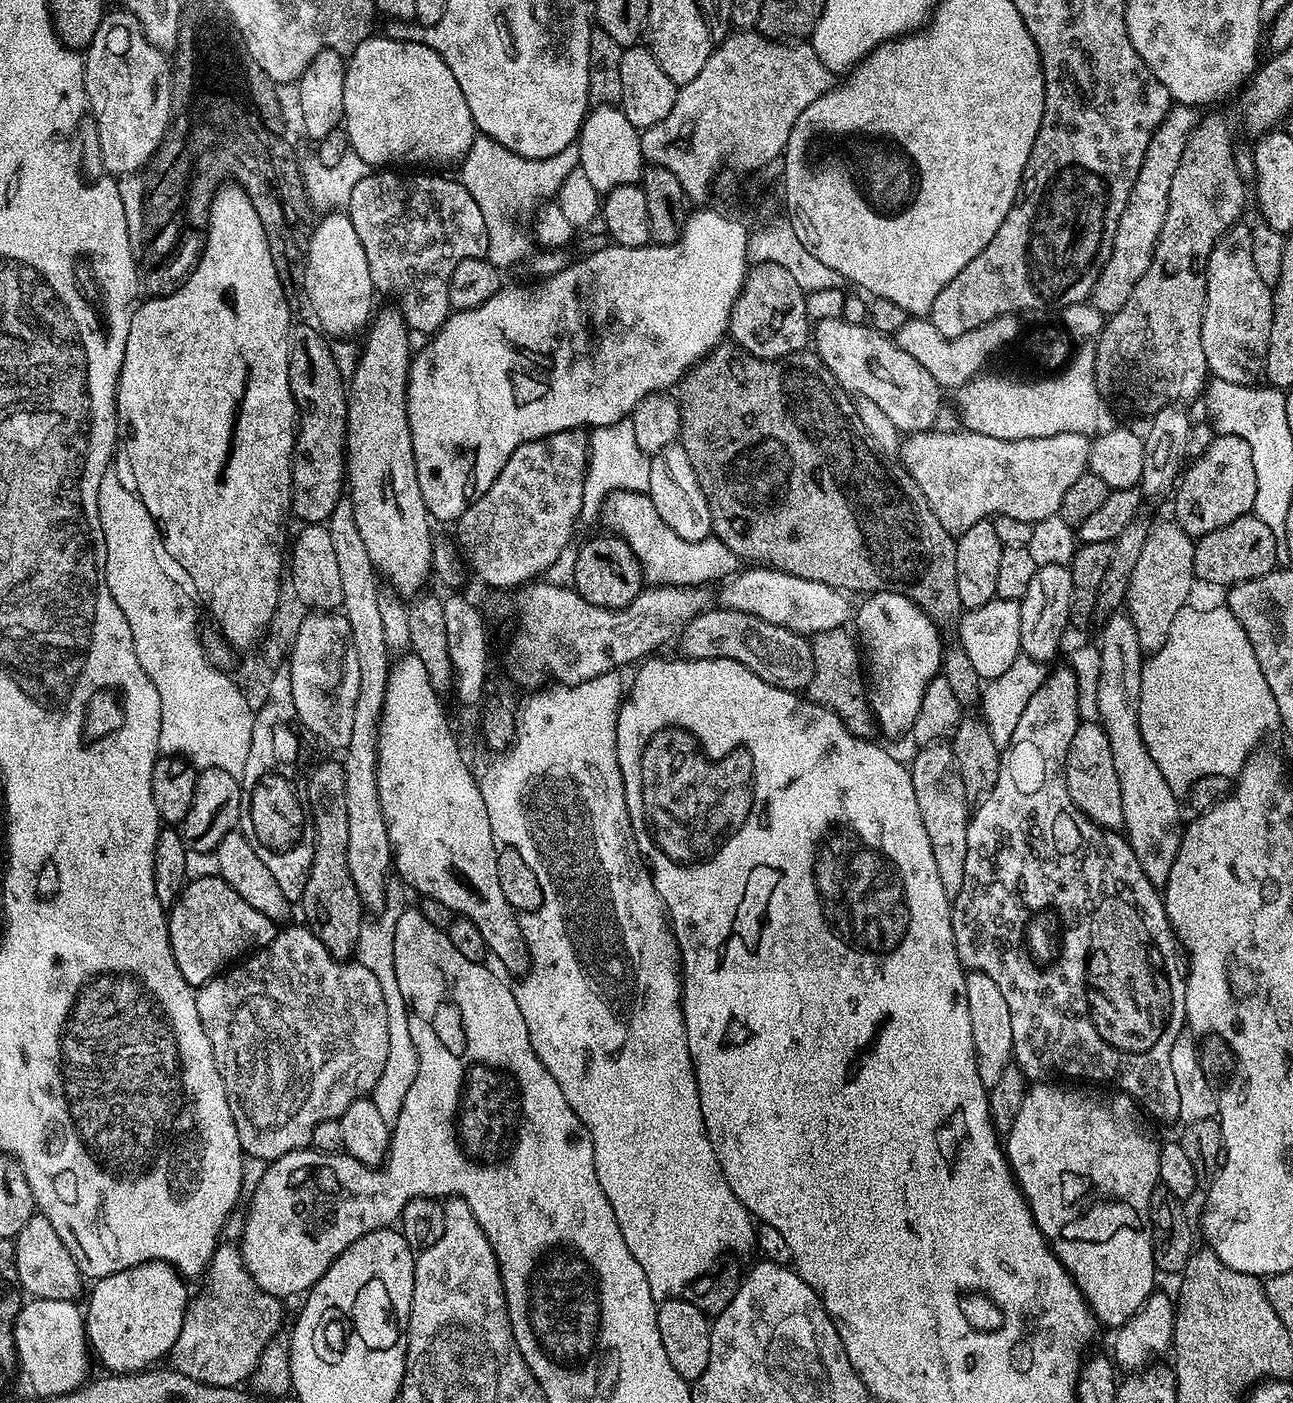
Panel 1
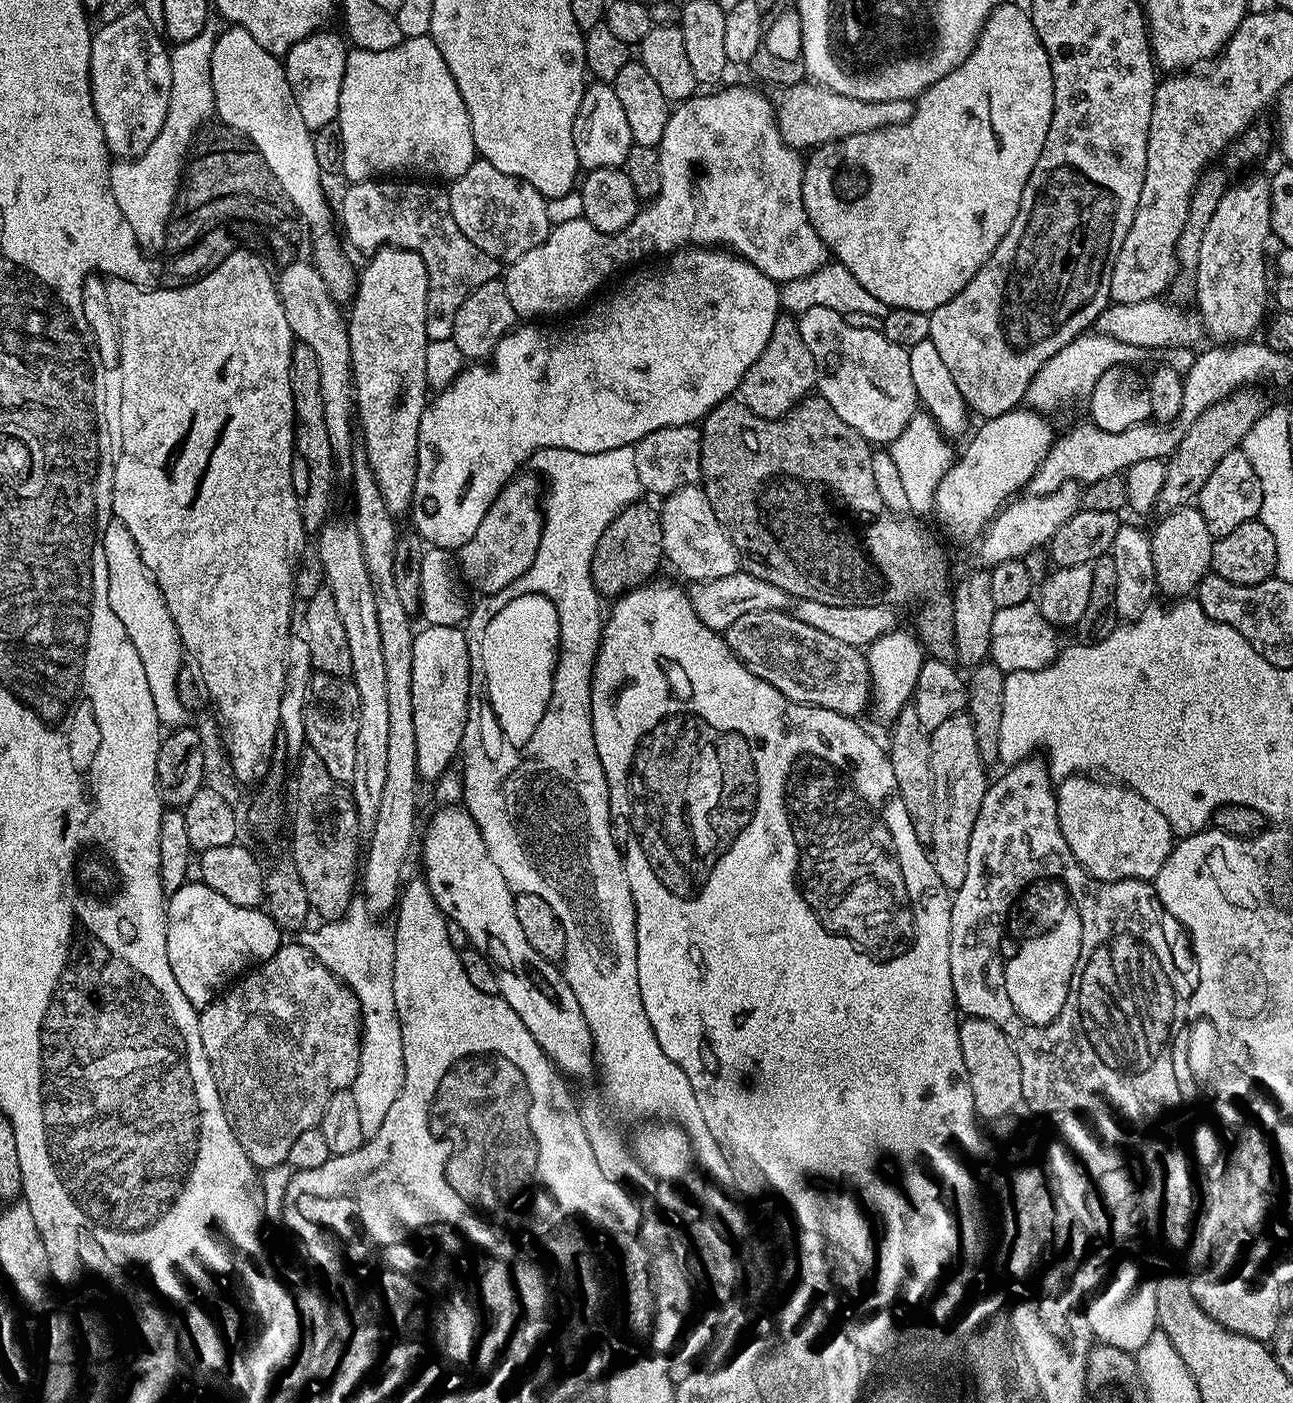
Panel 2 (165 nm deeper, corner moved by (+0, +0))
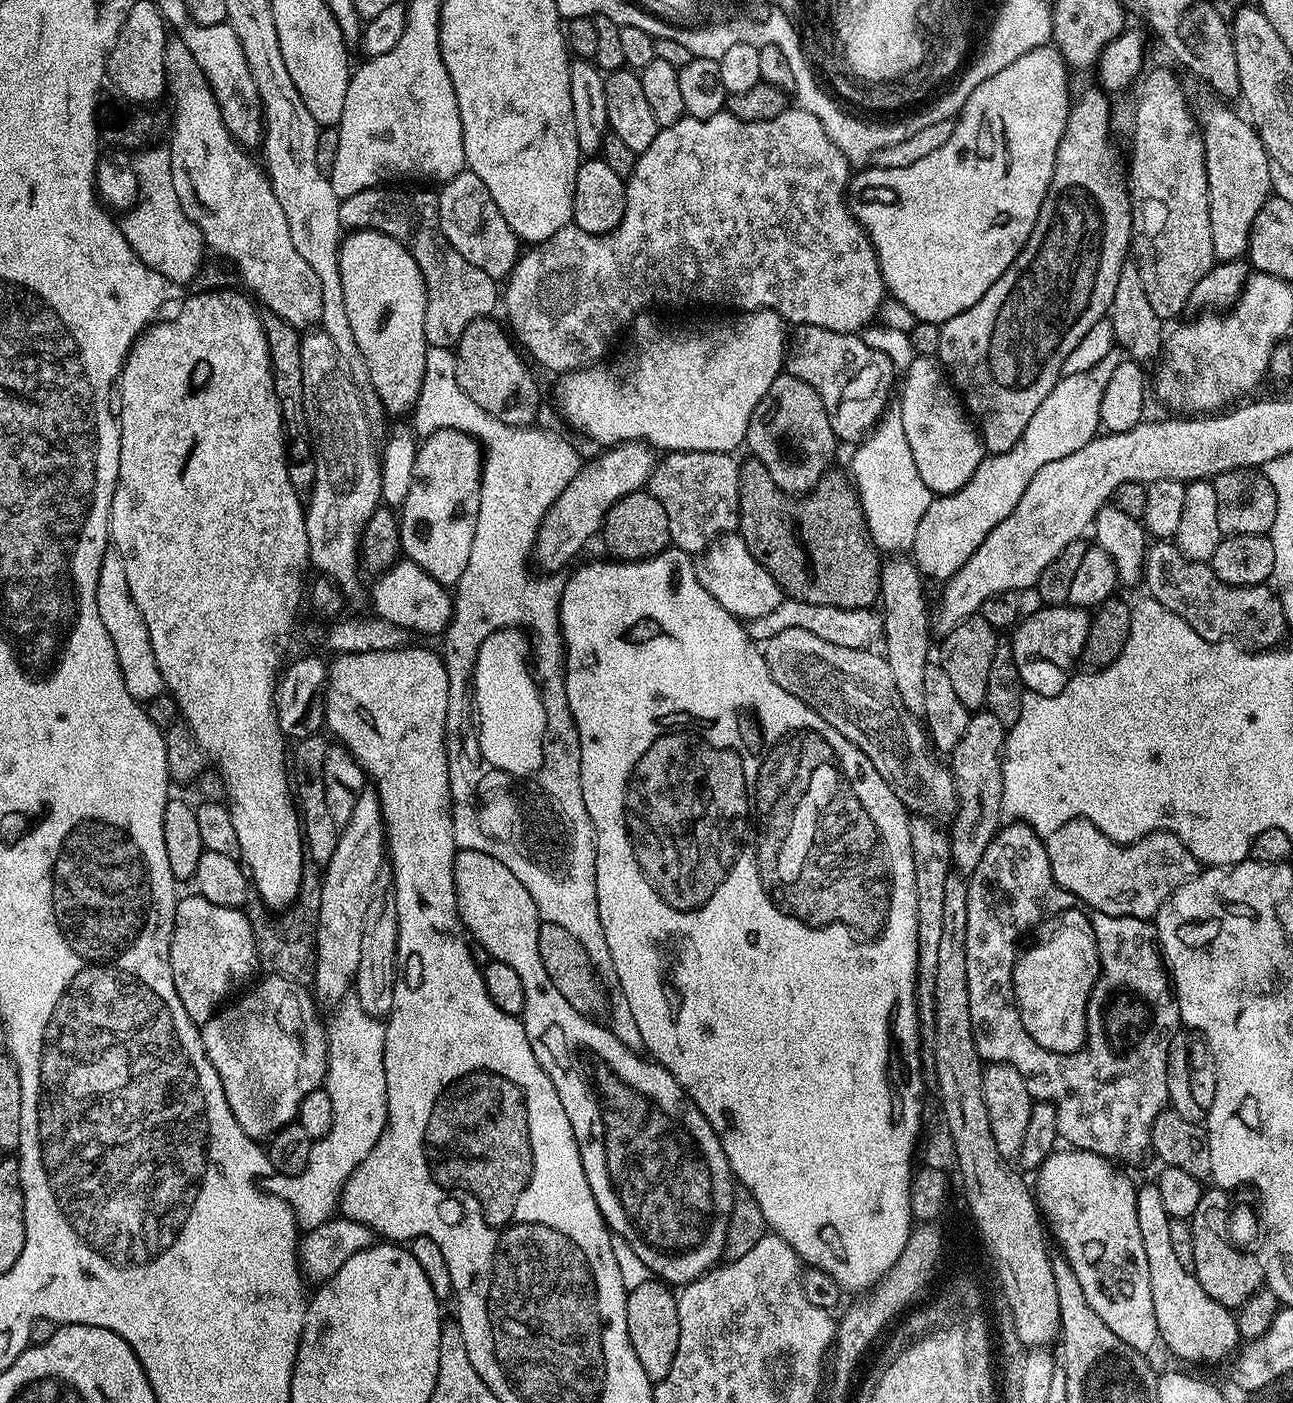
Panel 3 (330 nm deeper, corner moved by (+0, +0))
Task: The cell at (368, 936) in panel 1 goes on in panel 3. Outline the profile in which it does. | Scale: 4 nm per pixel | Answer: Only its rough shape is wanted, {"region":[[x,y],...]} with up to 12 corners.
{"region":[[345,998],[328,1034],[333,1122],[265,1177],[297,1227],[331,1219],[388,1124],[385,1025]]}

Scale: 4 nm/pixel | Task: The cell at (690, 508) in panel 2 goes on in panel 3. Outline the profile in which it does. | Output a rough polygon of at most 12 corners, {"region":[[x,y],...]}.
{"region":[[738,534],[704,549],[696,577],[747,622],[782,589]]}

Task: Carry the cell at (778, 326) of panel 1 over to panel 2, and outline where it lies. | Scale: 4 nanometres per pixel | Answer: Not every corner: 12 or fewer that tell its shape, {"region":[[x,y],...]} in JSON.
{"region":[[781,314],[738,389],[779,420],[815,386],[800,325]]}

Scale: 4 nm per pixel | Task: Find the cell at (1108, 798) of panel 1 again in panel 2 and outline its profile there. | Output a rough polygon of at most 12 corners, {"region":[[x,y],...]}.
{"region":[[1119,782],[1056,788],[1058,826],[1095,880],[1155,881],[1170,822]]}

